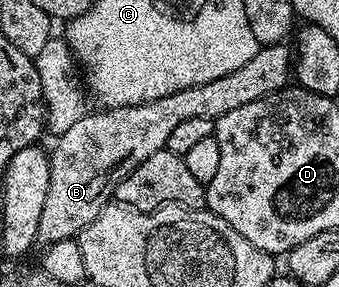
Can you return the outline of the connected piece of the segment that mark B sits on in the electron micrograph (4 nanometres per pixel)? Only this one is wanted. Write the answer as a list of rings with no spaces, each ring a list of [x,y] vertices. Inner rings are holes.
[[[286,43],[281,44],[264,44],[260,47],[257,54],[253,54],[253,58],[249,58],[249,62],[245,62],[245,66],[241,66],[241,70],[233,70],[233,74],[225,74],[225,78],[217,78],[208,84],[198,84],[197,86],[189,86],[185,90],[177,90],[173,94],[165,94],[165,98],[157,98],[150,100],[144,104],[130,104],[124,108],[108,108],[106,110],[98,110],[99,112],[88,111],[80,120],[73,122],[73,126],[69,126],[69,130],[65,130],[65,134],[61,134],[54,141],[55,149],[50,149],[51,169],[49,170],[49,194],[45,194],[45,207],[41,210],[41,222],[37,226],[37,234],[39,235],[38,243],[46,246],[53,242],[61,242],[78,237],[80,232],[85,230],[85,226],[89,226],[89,222],[93,222],[93,218],[97,218],[97,214],[101,214],[101,210],[106,204],[112,203],[115,195],[115,188],[124,180],[133,170],[137,170],[137,166],[141,166],[141,162],[145,162],[145,158],[150,158],[152,154],[164,151],[167,146],[169,134],[173,134],[174,128],[181,122],[186,122],[188,118],[209,118],[217,121],[225,114],[229,114],[229,110],[237,110],[237,106],[245,106],[248,102],[257,102],[257,98],[265,98],[269,94],[279,92],[281,89],[288,87],[293,80],[293,52]]]

